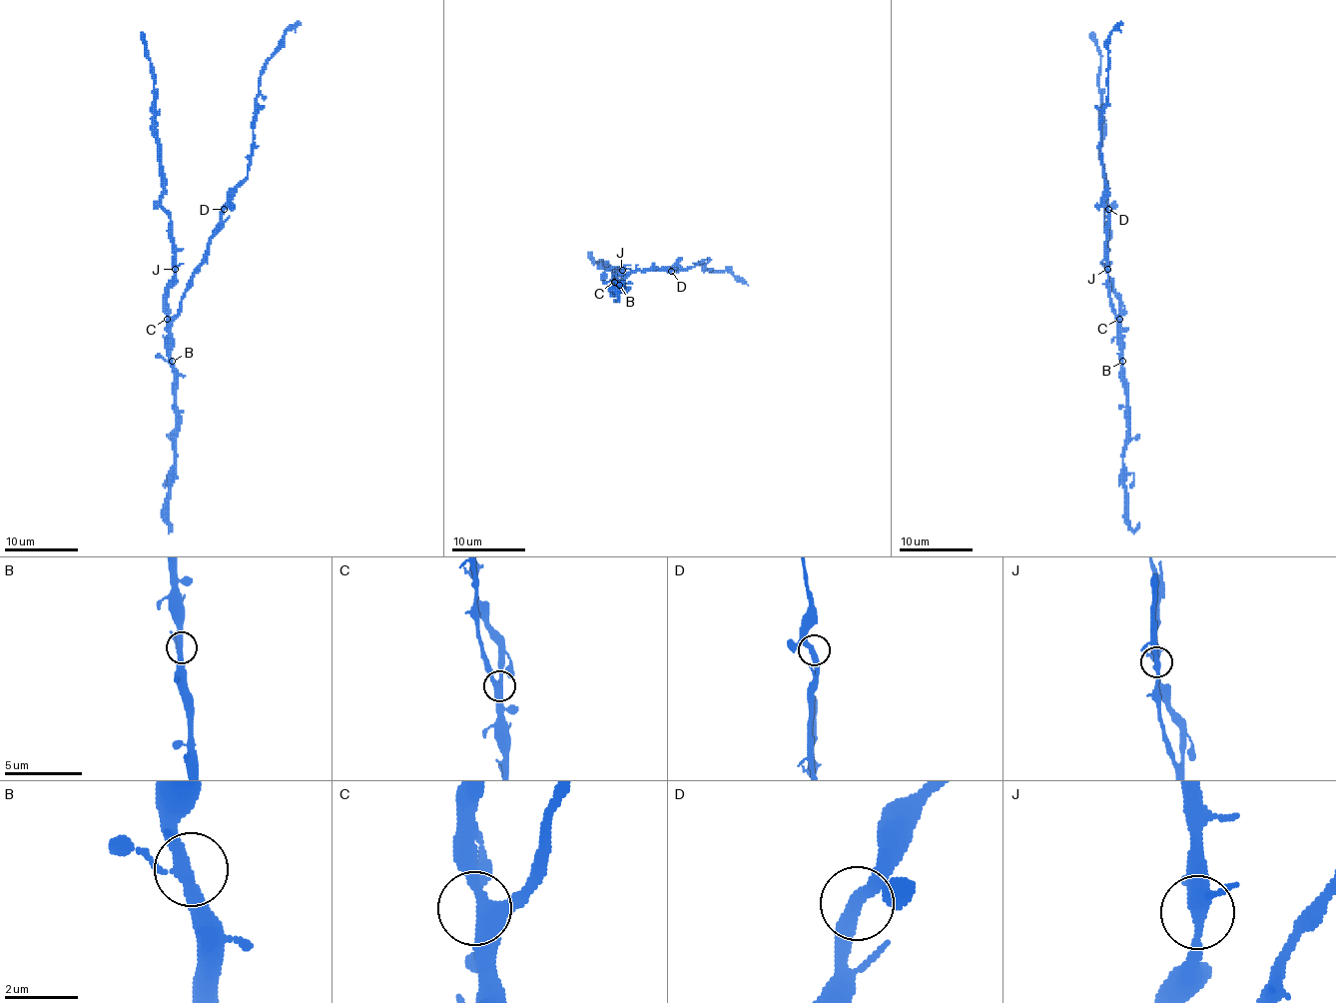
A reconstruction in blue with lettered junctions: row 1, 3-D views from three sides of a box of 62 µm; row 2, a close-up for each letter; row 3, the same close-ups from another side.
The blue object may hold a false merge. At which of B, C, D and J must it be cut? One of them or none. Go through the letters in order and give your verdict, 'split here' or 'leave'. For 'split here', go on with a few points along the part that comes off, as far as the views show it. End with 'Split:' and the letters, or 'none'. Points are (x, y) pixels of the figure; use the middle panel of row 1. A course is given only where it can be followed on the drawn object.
B: leave
C: leave
D: leave
J: leave
Split: none

